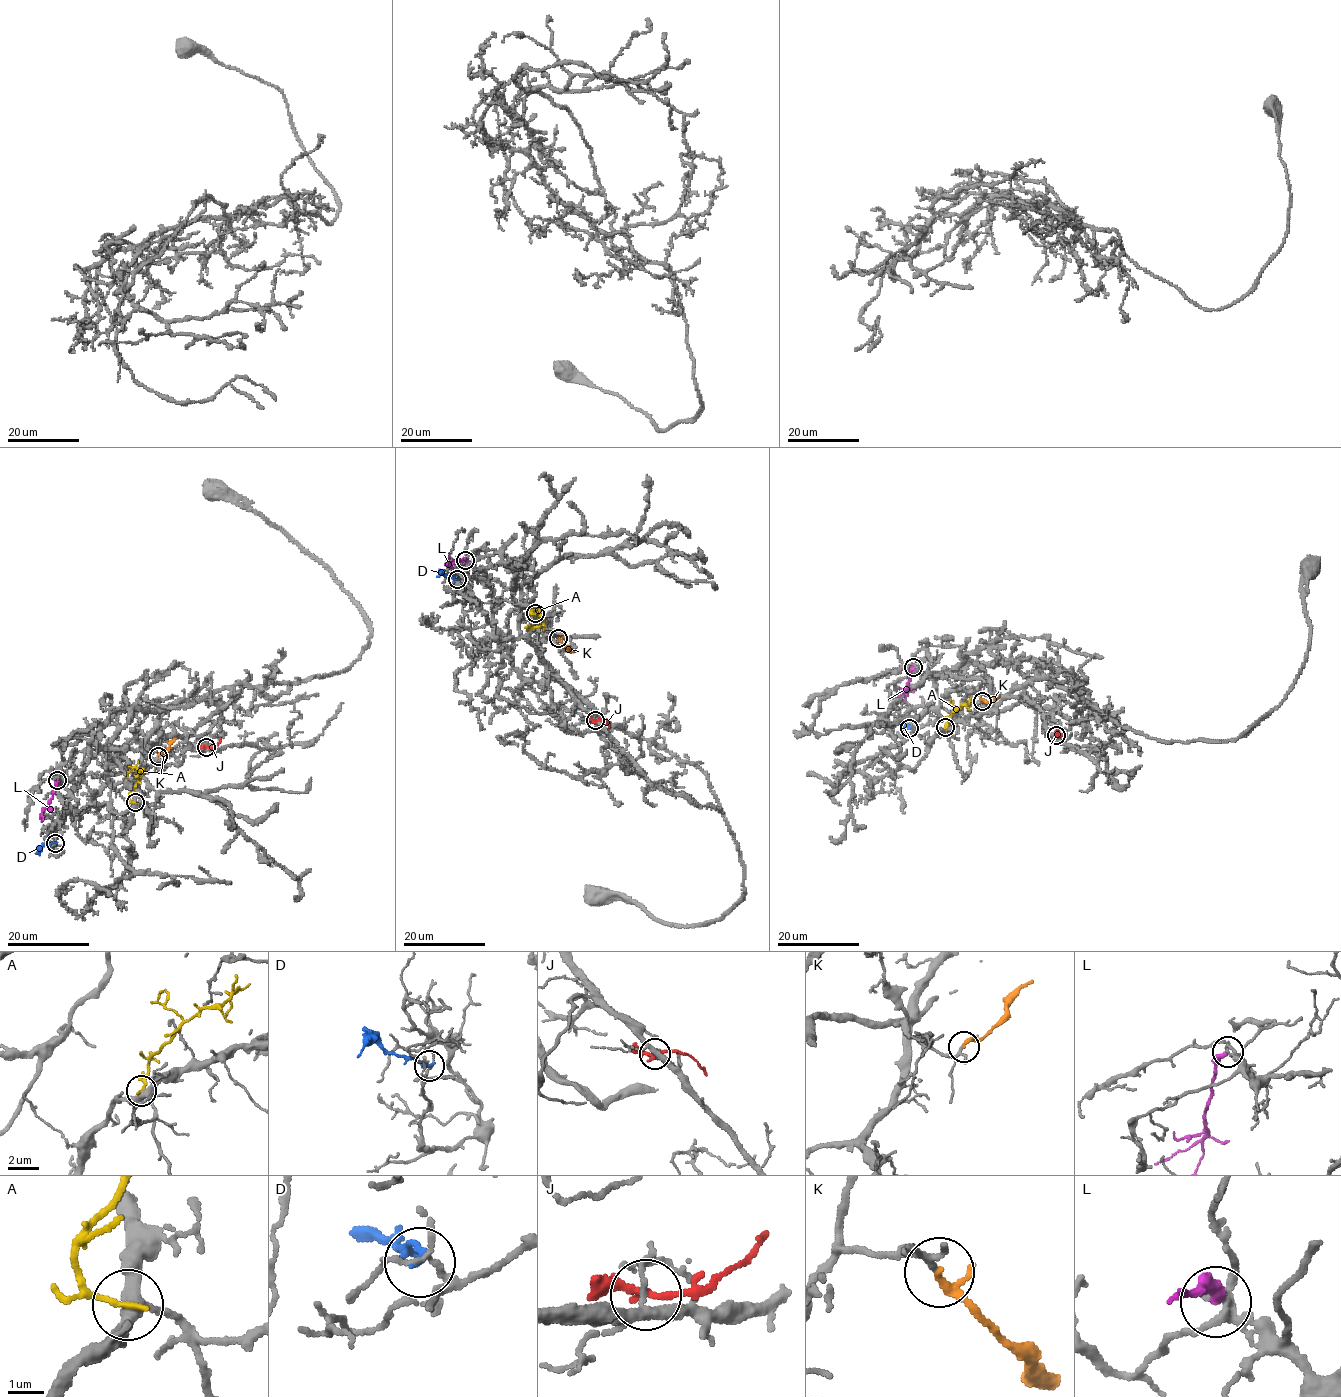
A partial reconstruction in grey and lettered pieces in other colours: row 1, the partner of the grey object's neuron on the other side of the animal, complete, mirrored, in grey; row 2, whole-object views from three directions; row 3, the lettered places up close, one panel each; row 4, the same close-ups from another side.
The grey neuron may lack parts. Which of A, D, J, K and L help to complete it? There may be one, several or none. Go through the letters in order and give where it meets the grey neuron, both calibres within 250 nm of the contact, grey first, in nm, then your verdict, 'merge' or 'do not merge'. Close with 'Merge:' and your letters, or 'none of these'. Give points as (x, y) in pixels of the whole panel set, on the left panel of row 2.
A: (135, 802) | 360/190 nm | do not merge
D: (55, 843) | 120/190 nm | do not merge
J: (206, 747) | 240/220 nm | do not merge
K: (158, 756) | 110/170 nm | merge
L: (57, 780) | 200/360 nm | do not merge
Merge: K

